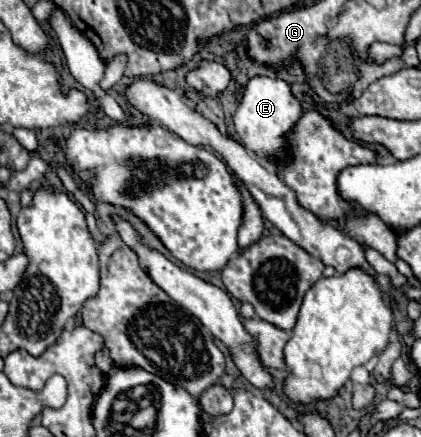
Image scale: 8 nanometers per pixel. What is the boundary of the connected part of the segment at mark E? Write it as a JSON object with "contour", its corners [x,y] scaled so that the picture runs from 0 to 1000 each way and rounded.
{"contour":[[[603,174],[580,197],[575,229],[565,233],[556,261],[561,307],[575,316],[580,334],[608,348],[618,362],[665,357],[679,343],[679,307],[717,265],[717,243],[694,215],[694,201],[679,183],[656,174]]]}

